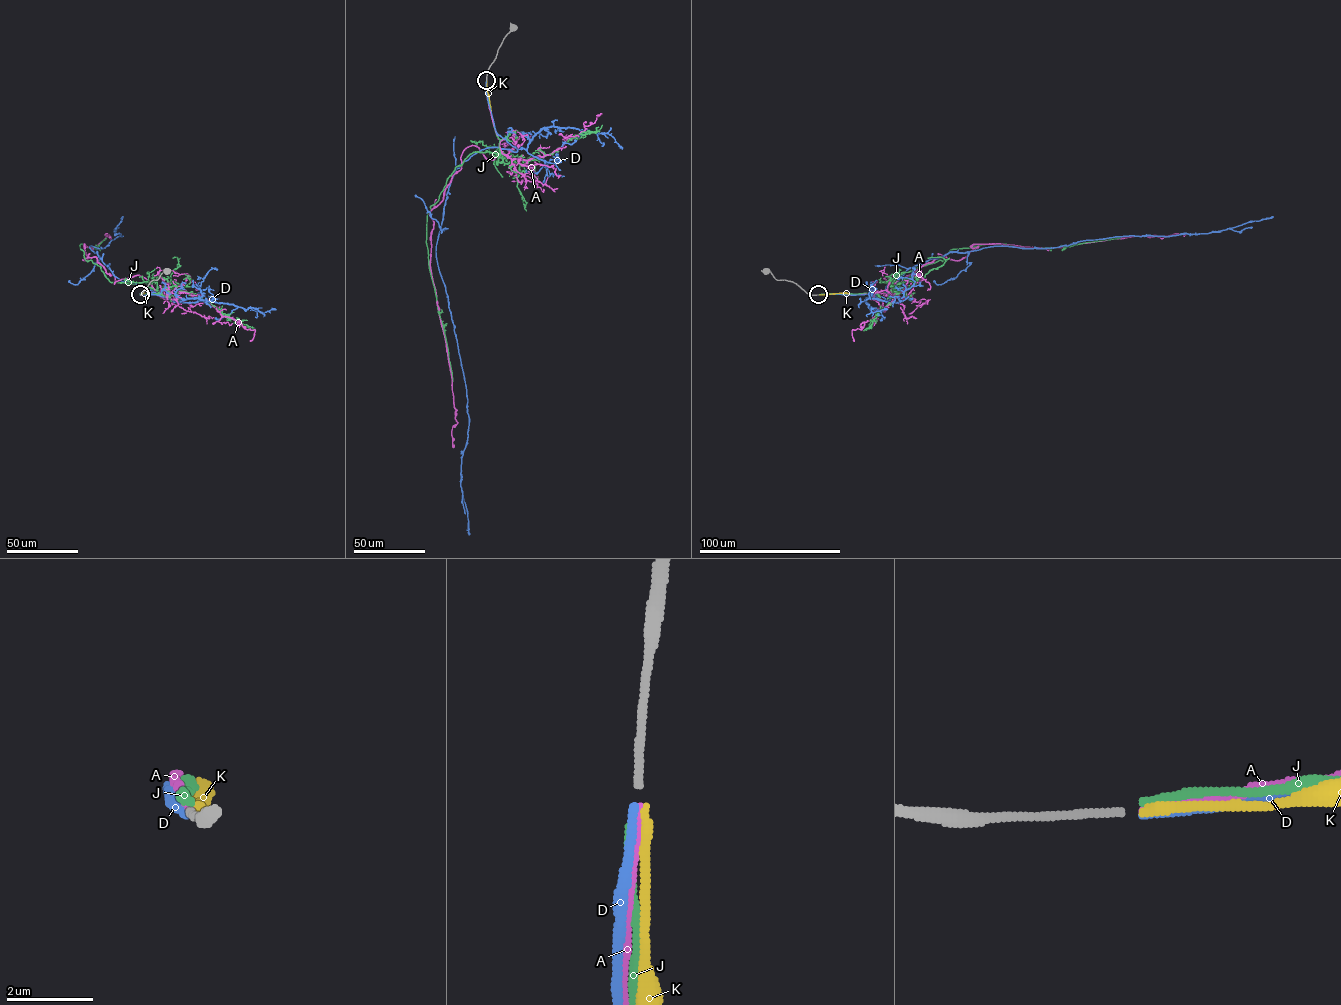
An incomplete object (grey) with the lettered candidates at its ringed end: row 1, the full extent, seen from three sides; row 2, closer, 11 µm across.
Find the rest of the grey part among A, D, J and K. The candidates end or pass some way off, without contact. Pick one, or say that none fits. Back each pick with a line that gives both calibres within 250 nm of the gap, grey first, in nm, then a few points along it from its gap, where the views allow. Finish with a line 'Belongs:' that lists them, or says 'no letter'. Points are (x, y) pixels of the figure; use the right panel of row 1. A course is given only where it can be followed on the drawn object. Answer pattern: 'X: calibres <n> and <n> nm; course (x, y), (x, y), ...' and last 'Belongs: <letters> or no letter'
A: calibres 160 and 200 nm; course (819, 294), (888, 293), (898, 277), (887, 276), (899, 283), (977, 244), (1050, 248), (1186, 234)
Belongs: A

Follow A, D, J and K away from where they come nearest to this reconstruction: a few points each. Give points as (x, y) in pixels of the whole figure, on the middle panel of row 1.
A: (486, 81), (502, 151), (488, 160), (467, 147), (461, 168), (429, 214), (430, 269), (457, 423), (453, 447)
D: (486, 81), (496, 132), (517, 151), (487, 147), (455, 169), (435, 247), (466, 389), (460, 485), (469, 534)
J: (486, 81), (500, 153), (471, 153), (447, 178), (439, 199), (430, 206), (427, 215), (428, 263), (453, 381)
K: (486, 81), (491, 110)

